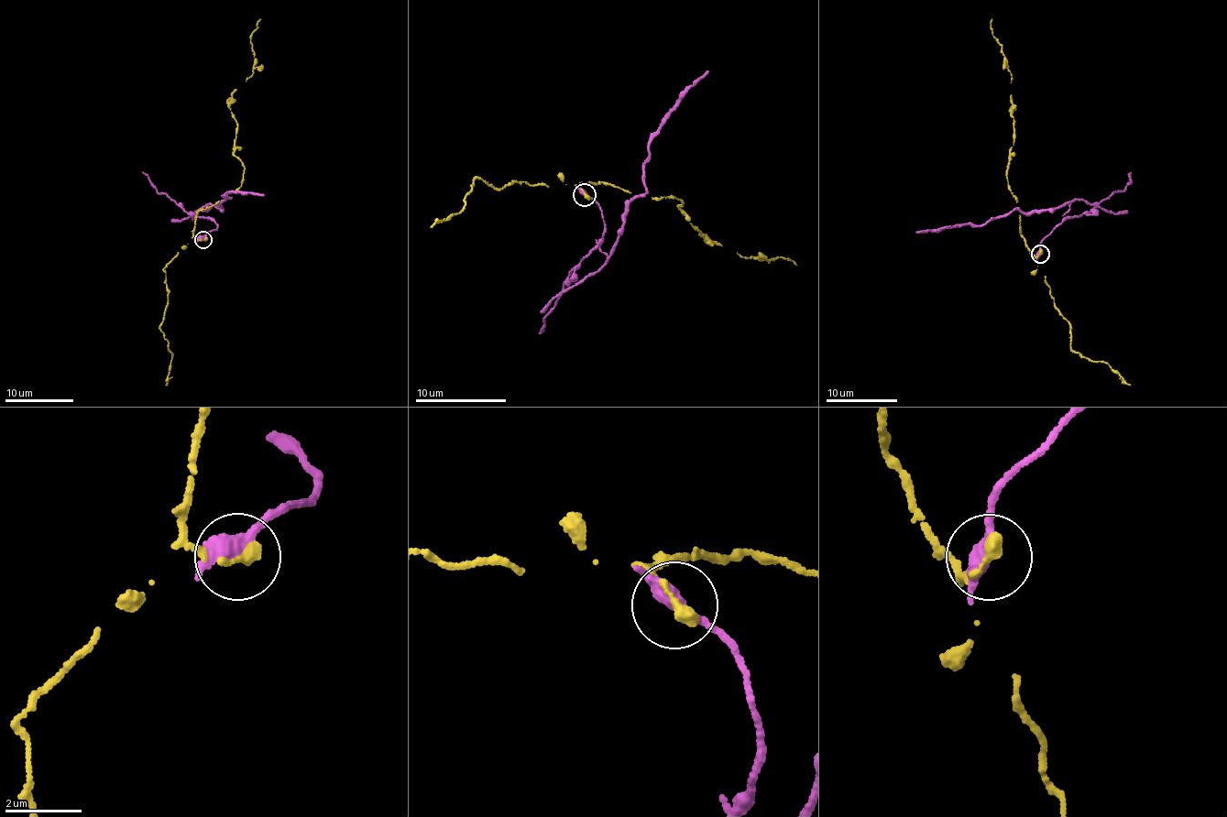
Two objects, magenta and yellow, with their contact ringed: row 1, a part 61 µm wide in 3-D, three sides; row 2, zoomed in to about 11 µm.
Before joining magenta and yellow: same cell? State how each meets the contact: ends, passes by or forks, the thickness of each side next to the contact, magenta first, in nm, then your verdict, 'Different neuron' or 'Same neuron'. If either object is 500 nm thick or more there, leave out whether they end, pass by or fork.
At the ring magenta passes by. At the ring yellow ends. Thickness 400 nm (magenta) against 340 nm. Different neuron

